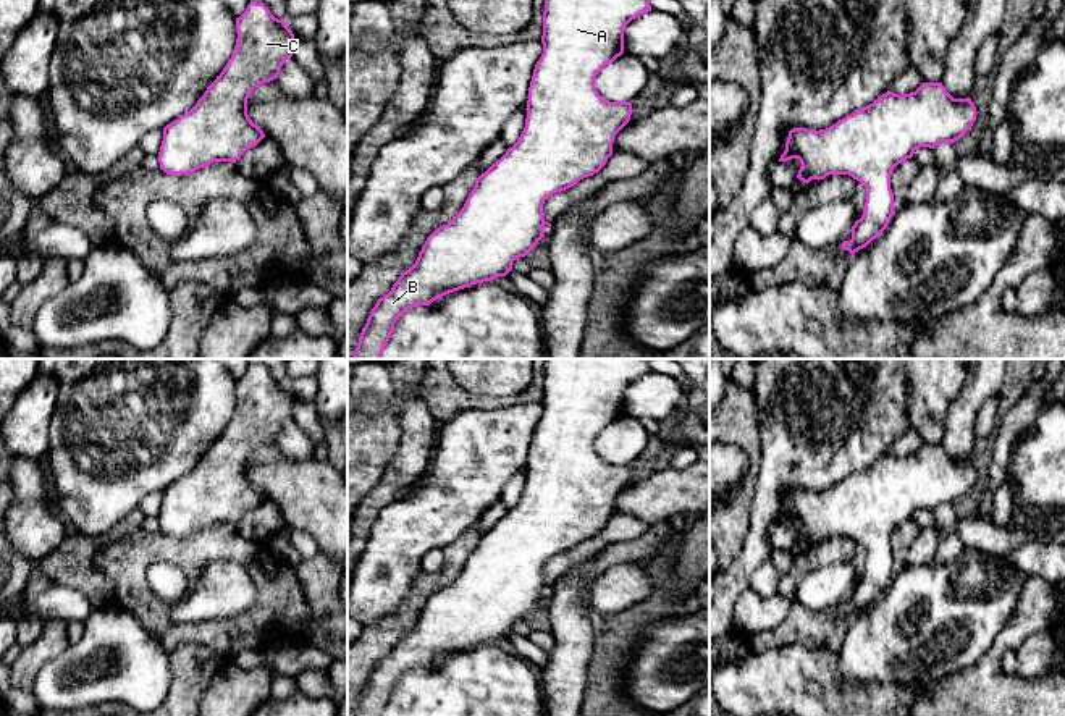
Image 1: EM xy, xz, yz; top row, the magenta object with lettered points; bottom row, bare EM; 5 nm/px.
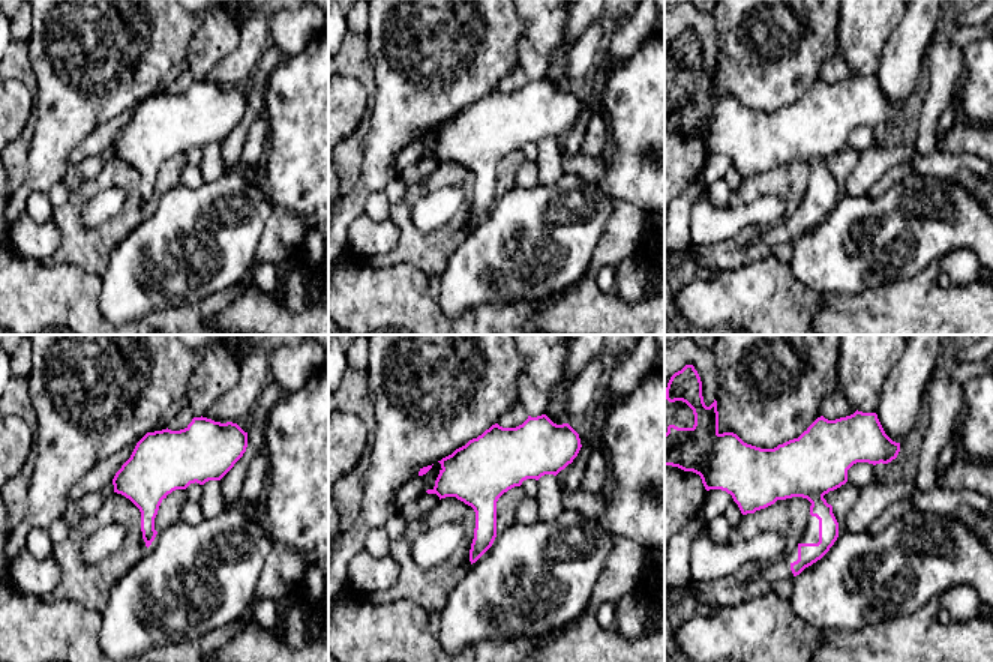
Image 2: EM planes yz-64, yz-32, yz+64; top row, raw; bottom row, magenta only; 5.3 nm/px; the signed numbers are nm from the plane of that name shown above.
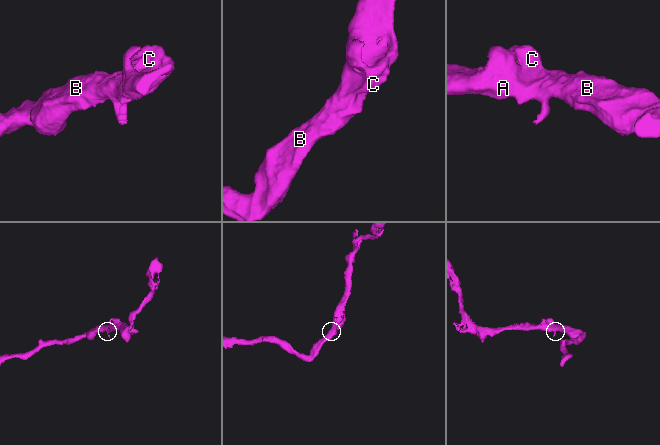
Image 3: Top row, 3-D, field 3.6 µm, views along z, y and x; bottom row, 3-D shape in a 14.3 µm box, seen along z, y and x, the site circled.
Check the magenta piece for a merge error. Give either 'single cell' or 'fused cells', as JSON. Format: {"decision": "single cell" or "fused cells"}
{"decision": "single cell"}

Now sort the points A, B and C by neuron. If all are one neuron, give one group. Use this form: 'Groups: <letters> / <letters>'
Groups: A B C

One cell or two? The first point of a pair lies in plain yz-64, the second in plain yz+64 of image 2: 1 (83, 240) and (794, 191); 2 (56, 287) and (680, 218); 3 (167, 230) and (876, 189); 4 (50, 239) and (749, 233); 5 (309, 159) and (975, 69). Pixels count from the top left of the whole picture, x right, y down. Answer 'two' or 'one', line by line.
1: one
2: two
3: two
4: two
5: one

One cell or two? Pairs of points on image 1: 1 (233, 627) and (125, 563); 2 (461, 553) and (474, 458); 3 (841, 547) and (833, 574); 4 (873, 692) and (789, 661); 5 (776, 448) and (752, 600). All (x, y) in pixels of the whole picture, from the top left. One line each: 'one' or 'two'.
1: one
2: two
3: two
4: one
5: two

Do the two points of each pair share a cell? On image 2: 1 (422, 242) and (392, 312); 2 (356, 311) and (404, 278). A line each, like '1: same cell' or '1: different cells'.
1: different cells
2: same cell

